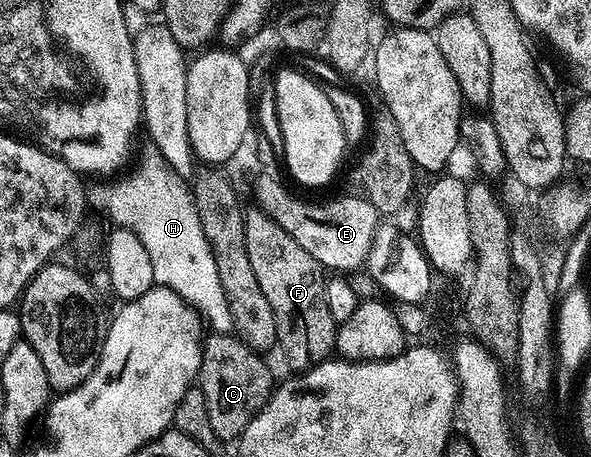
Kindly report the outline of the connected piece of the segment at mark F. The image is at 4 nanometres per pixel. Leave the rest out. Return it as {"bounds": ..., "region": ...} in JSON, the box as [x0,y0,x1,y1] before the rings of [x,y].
{"bounds":[244,207,338,370],"region":[[[259,207],[252,208],[244,212],[244,249],[246,249],[249,263],[251,263],[257,282],[259,282],[261,292],[264,293],[267,302],[273,309],[278,346],[280,349],[282,347],[288,358],[288,365],[293,367],[292,370],[306,370],[312,361],[327,359],[336,348],[338,324],[335,323],[327,308],[323,271],[320,264],[281,225]]]}

